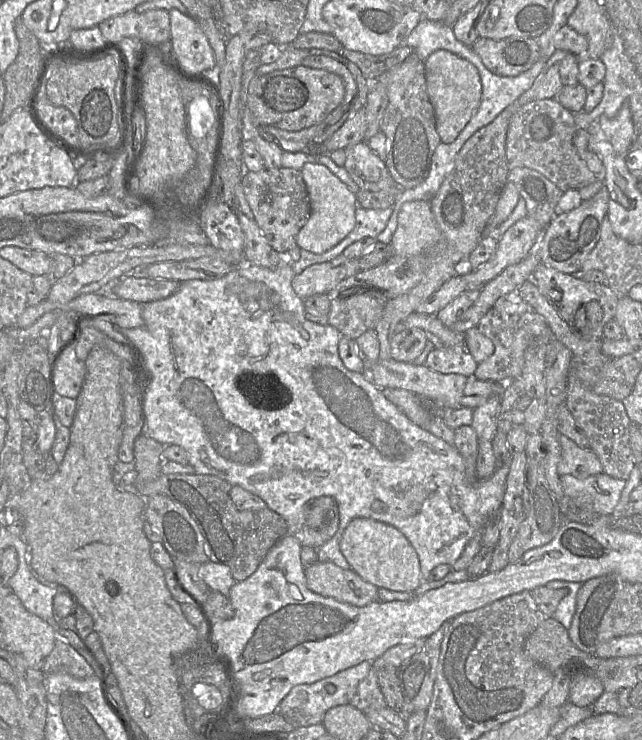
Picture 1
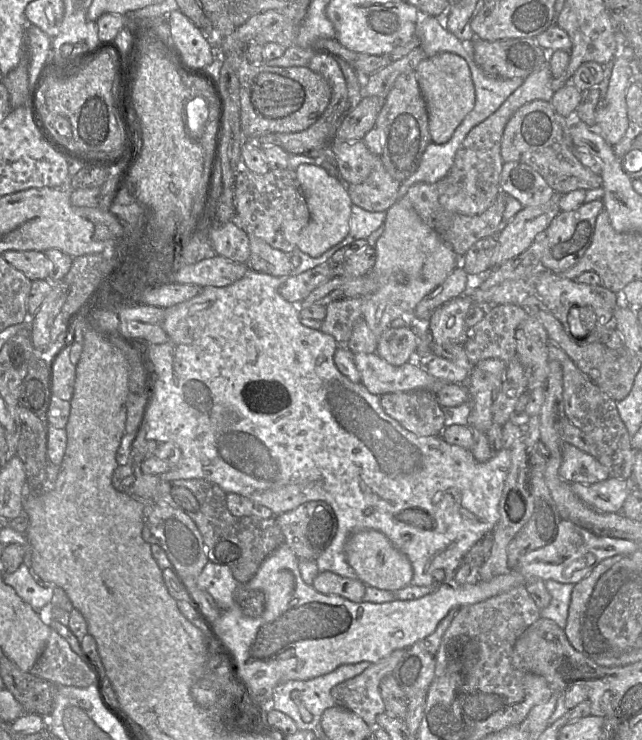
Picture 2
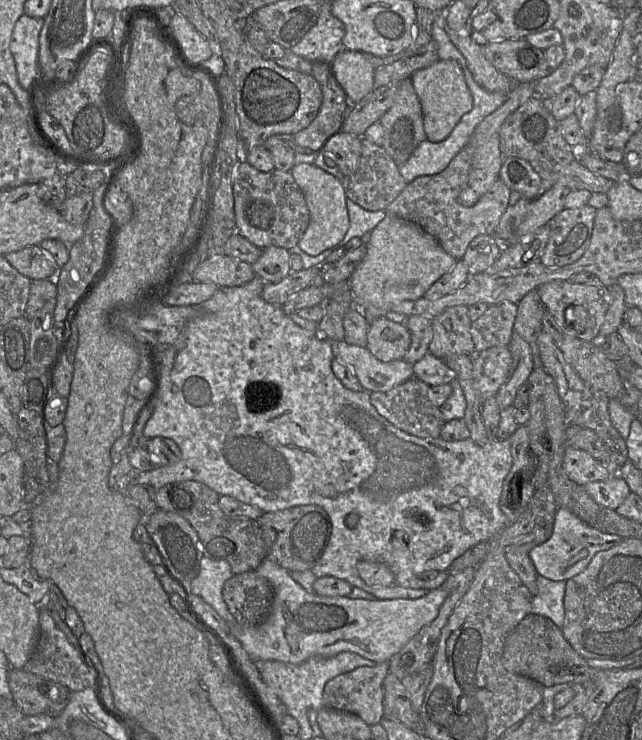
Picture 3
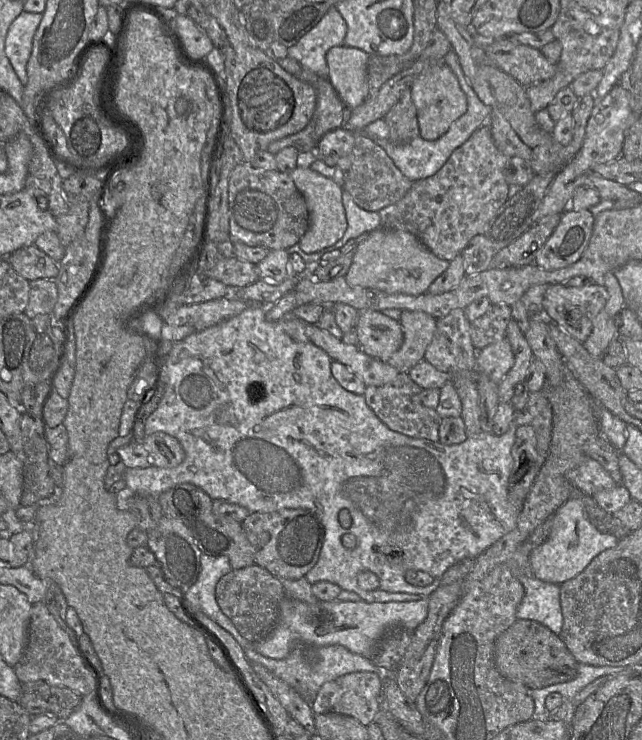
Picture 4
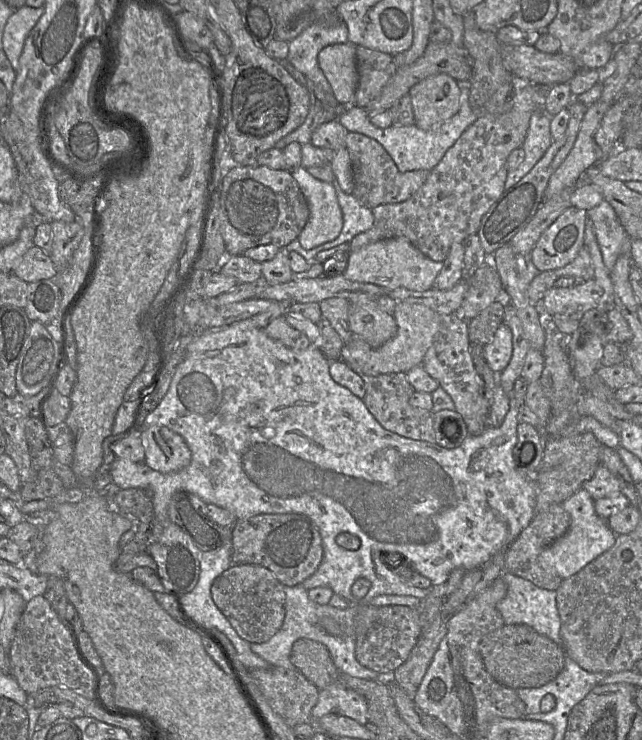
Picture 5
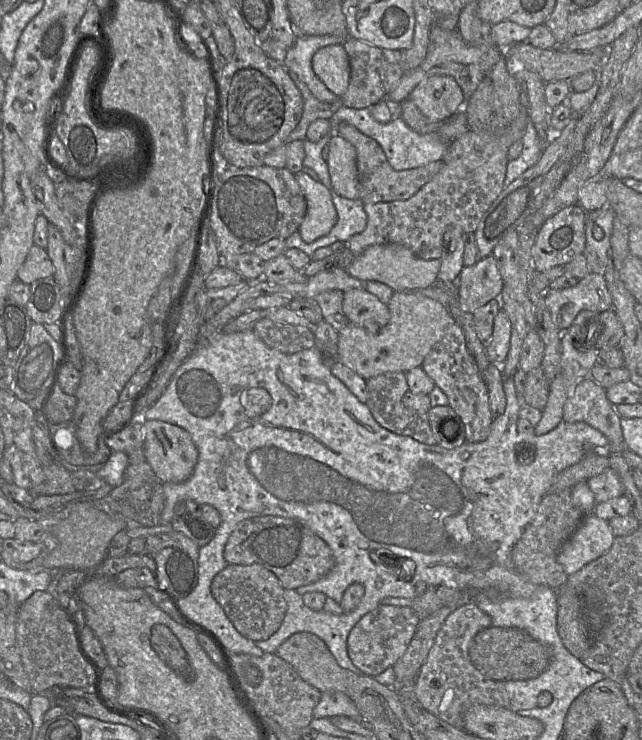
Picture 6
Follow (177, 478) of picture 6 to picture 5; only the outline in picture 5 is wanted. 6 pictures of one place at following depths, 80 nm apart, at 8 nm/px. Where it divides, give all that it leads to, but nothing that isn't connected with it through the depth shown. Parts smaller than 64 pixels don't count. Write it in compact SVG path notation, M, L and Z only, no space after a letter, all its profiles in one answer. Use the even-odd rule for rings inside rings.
M151 426L142 432L144 463L161 473L177 472L191 462L184 438L165 426Z

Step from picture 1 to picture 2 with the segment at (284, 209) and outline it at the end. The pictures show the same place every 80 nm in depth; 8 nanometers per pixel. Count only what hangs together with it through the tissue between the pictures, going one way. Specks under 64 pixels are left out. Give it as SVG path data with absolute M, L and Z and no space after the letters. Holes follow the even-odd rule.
M240 167L235 181L235 216L232 220L248 235L290 254L298 244L301 230L310 221L310 212L295 170L271 170L257 174Z

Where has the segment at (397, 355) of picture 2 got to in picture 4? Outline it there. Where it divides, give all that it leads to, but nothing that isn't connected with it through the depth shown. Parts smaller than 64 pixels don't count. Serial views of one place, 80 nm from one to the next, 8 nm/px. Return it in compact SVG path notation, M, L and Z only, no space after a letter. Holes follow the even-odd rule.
M371 309L360 311L357 334L360 349L385 363L401 347L404 340L400 322Z

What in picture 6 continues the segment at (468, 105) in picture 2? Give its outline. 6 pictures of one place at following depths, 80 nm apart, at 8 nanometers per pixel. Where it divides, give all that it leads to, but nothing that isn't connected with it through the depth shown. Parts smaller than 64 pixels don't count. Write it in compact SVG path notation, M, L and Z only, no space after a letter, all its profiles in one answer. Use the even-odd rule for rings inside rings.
M435 75L419 83L409 99L432 122L443 122L465 105L467 97L450 76Z

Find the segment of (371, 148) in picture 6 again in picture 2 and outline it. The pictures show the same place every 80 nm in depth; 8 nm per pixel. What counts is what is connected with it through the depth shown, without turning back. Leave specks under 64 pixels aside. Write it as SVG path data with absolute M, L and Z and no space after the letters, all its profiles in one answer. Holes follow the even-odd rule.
M375 155L375 163L367 179L360 184L349 184L347 191L352 203L369 212L387 211L397 200L400 182L386 170L381 156Z

